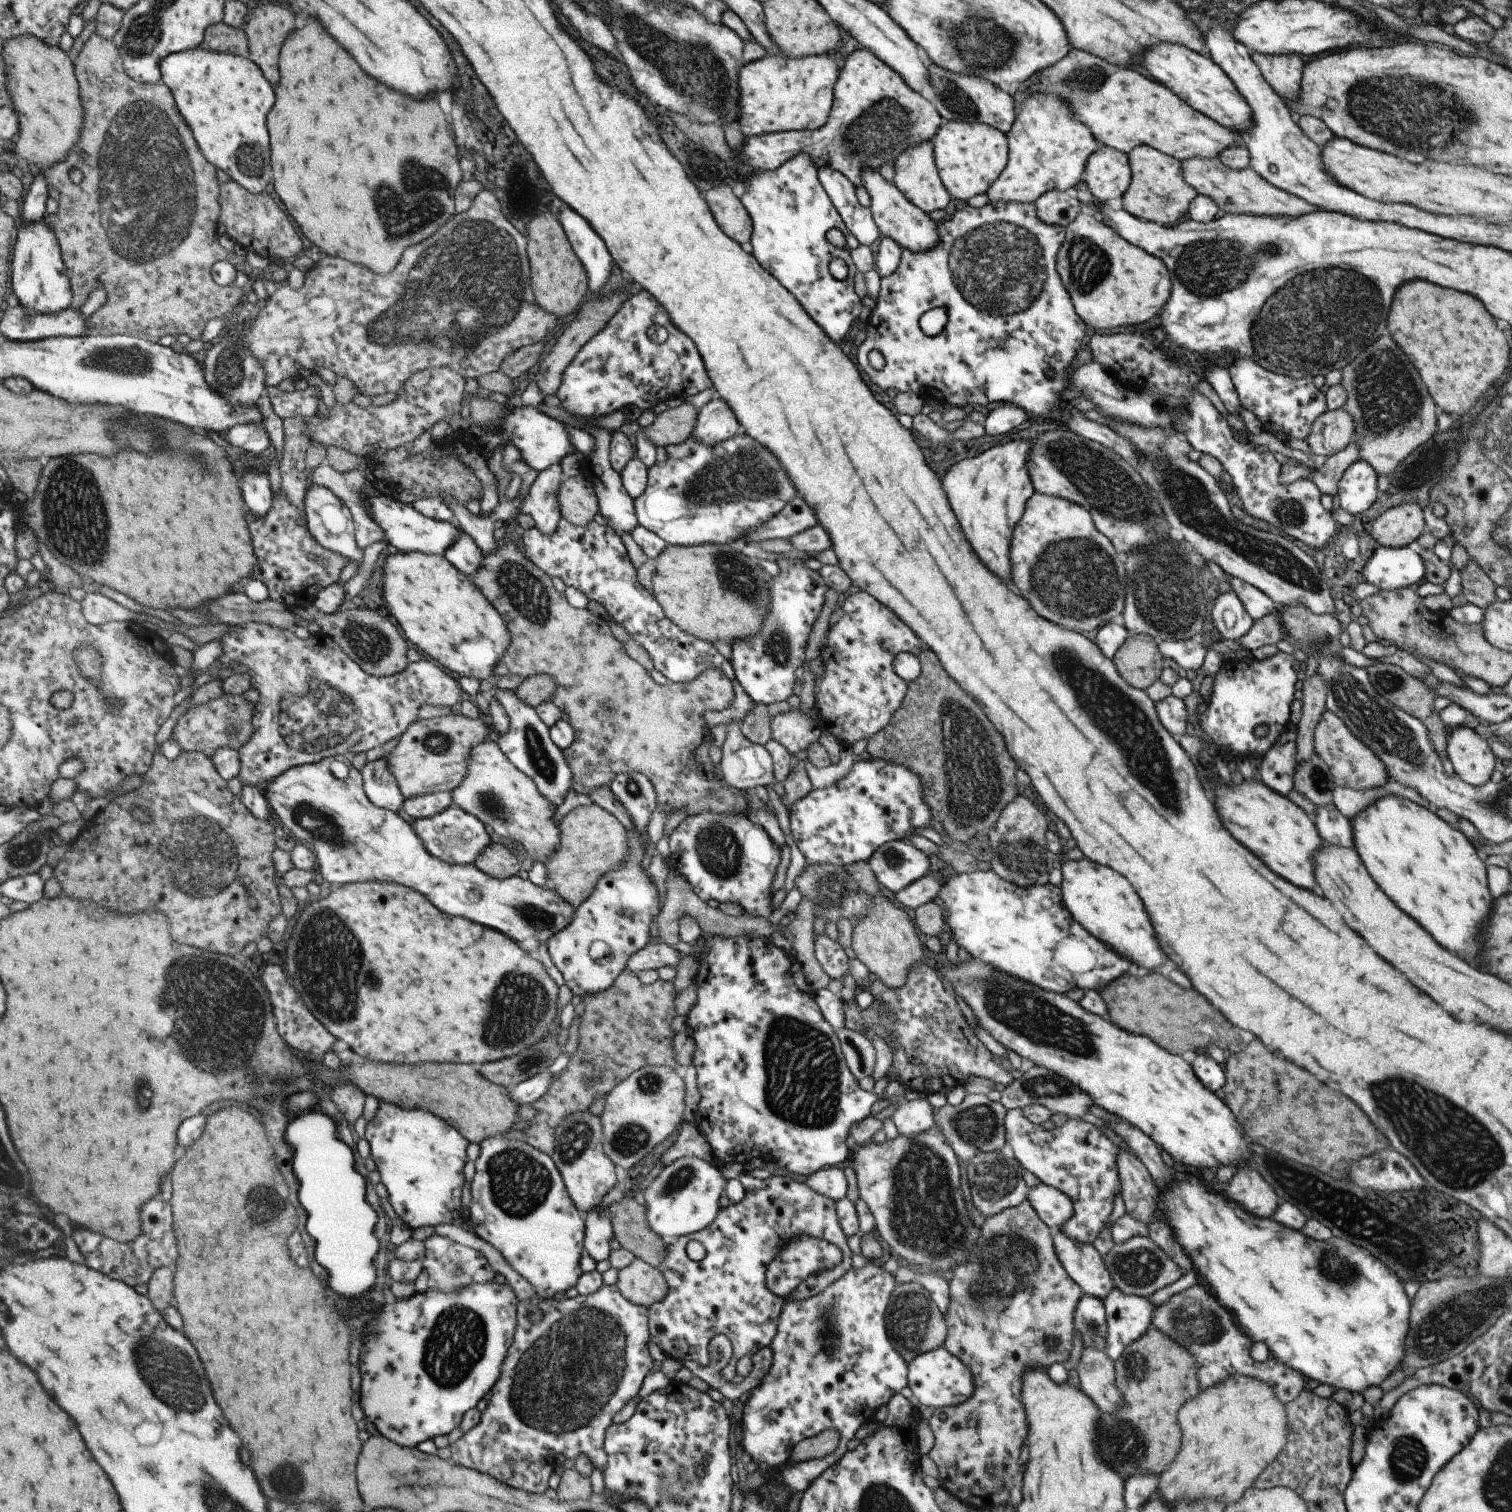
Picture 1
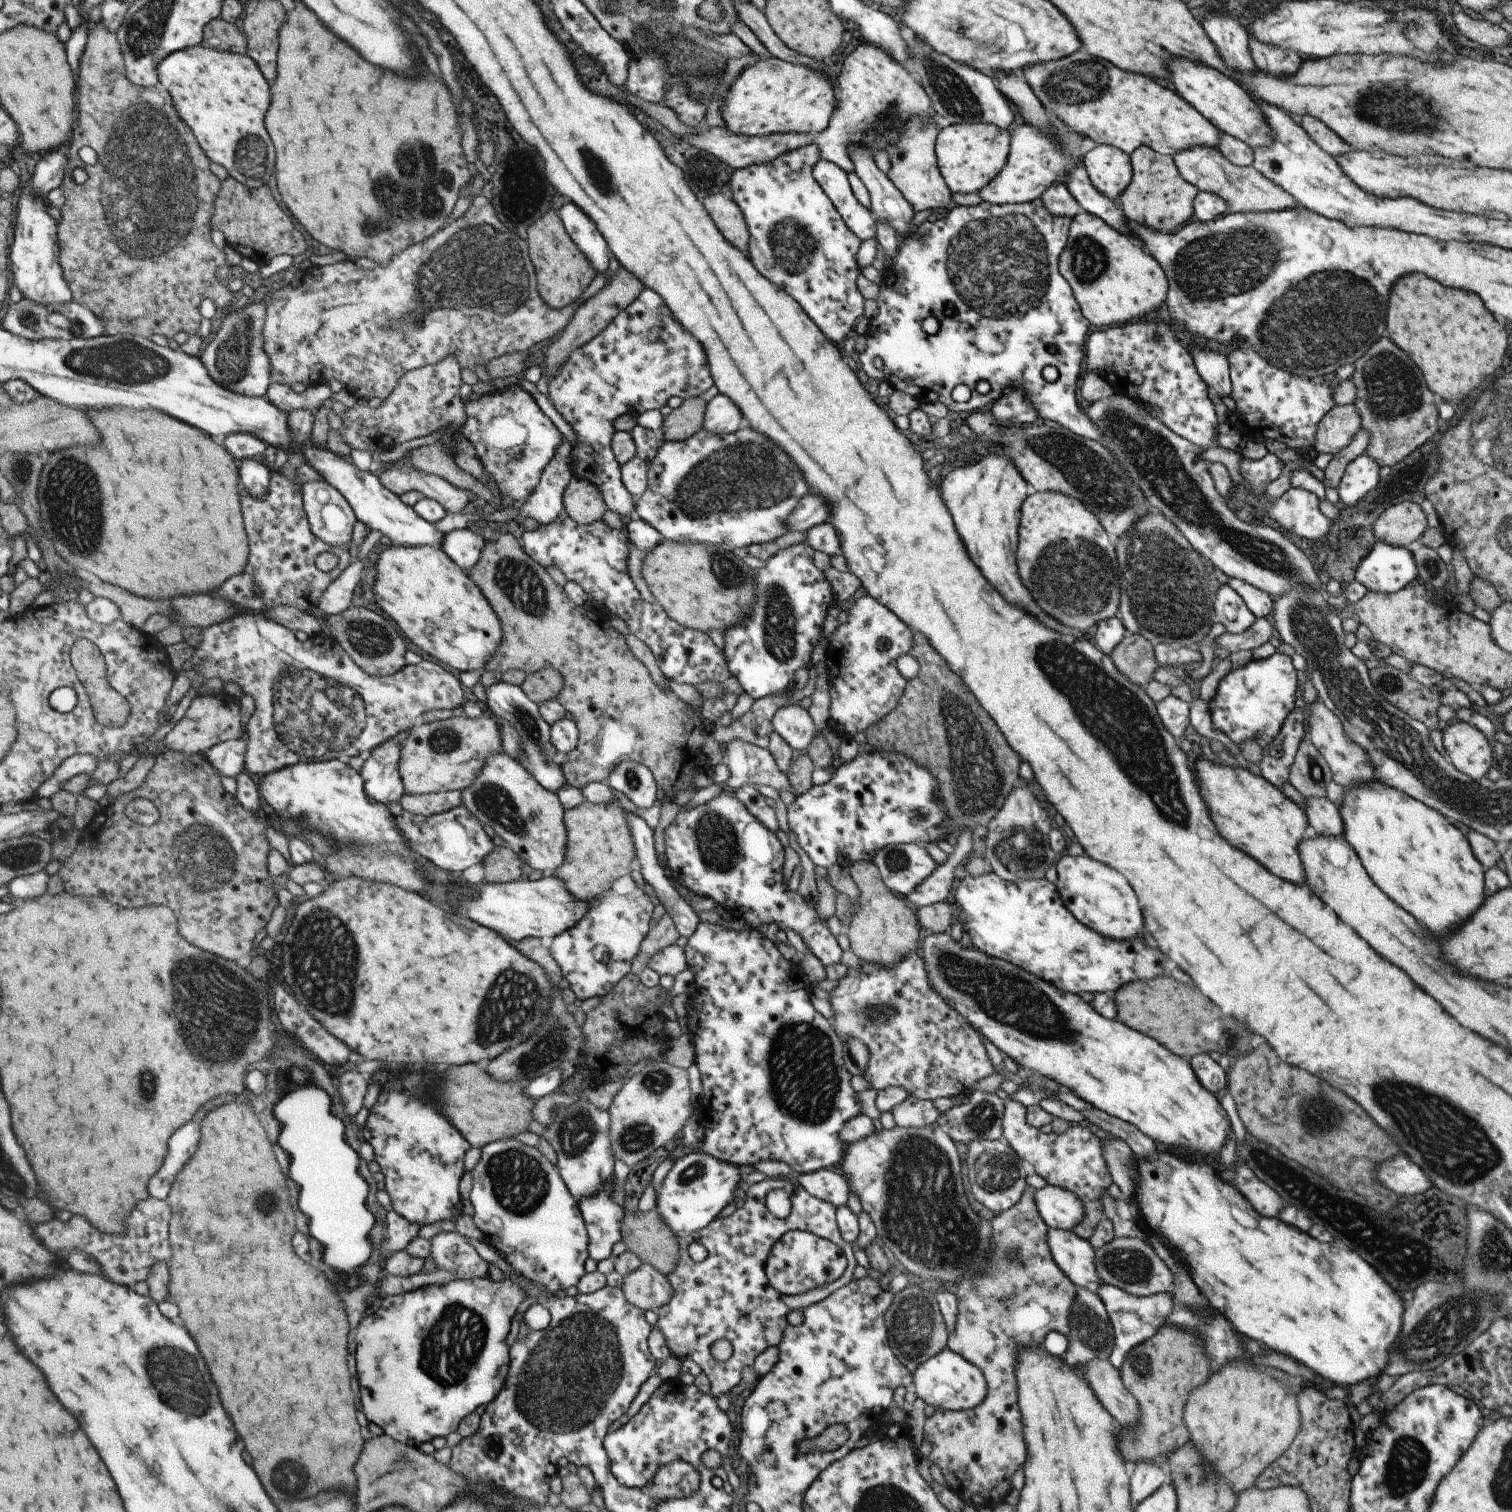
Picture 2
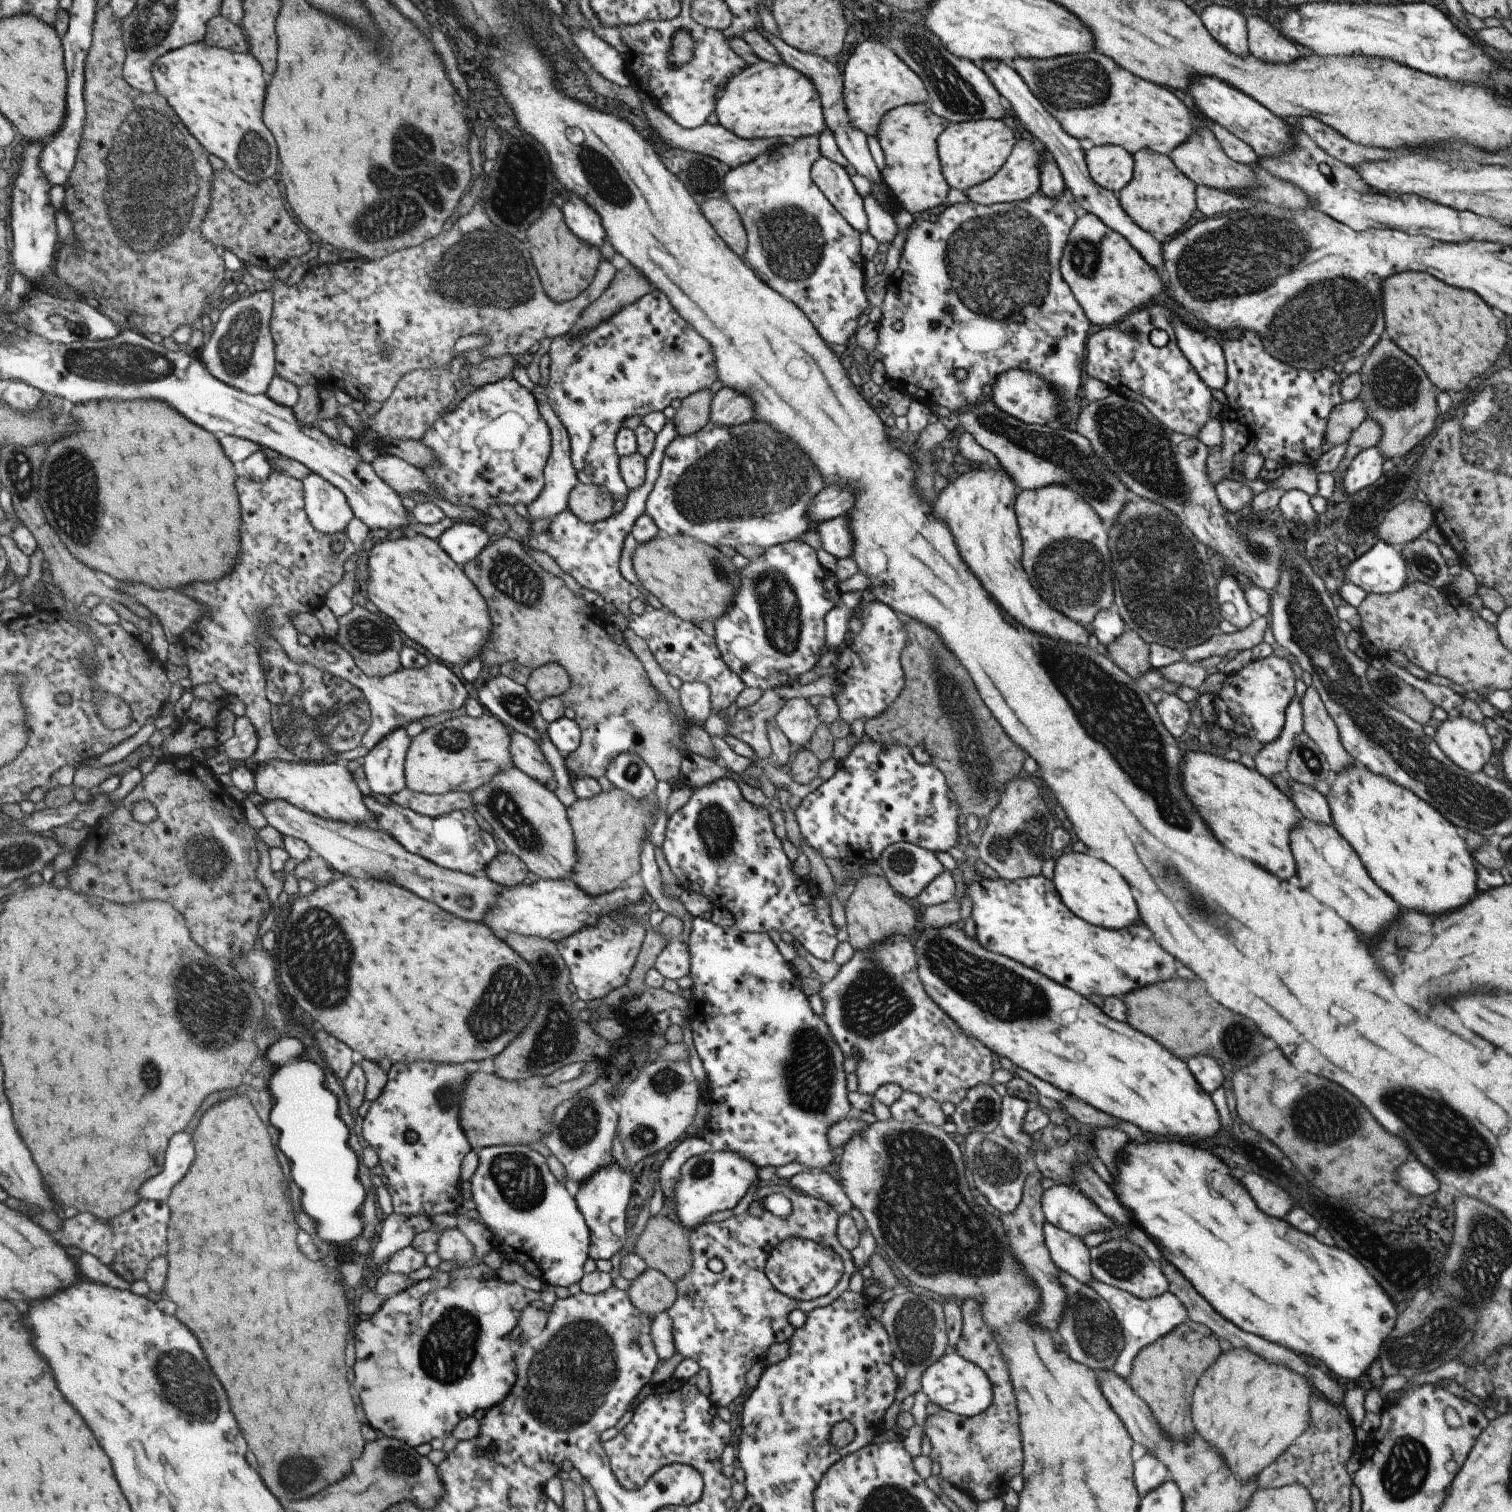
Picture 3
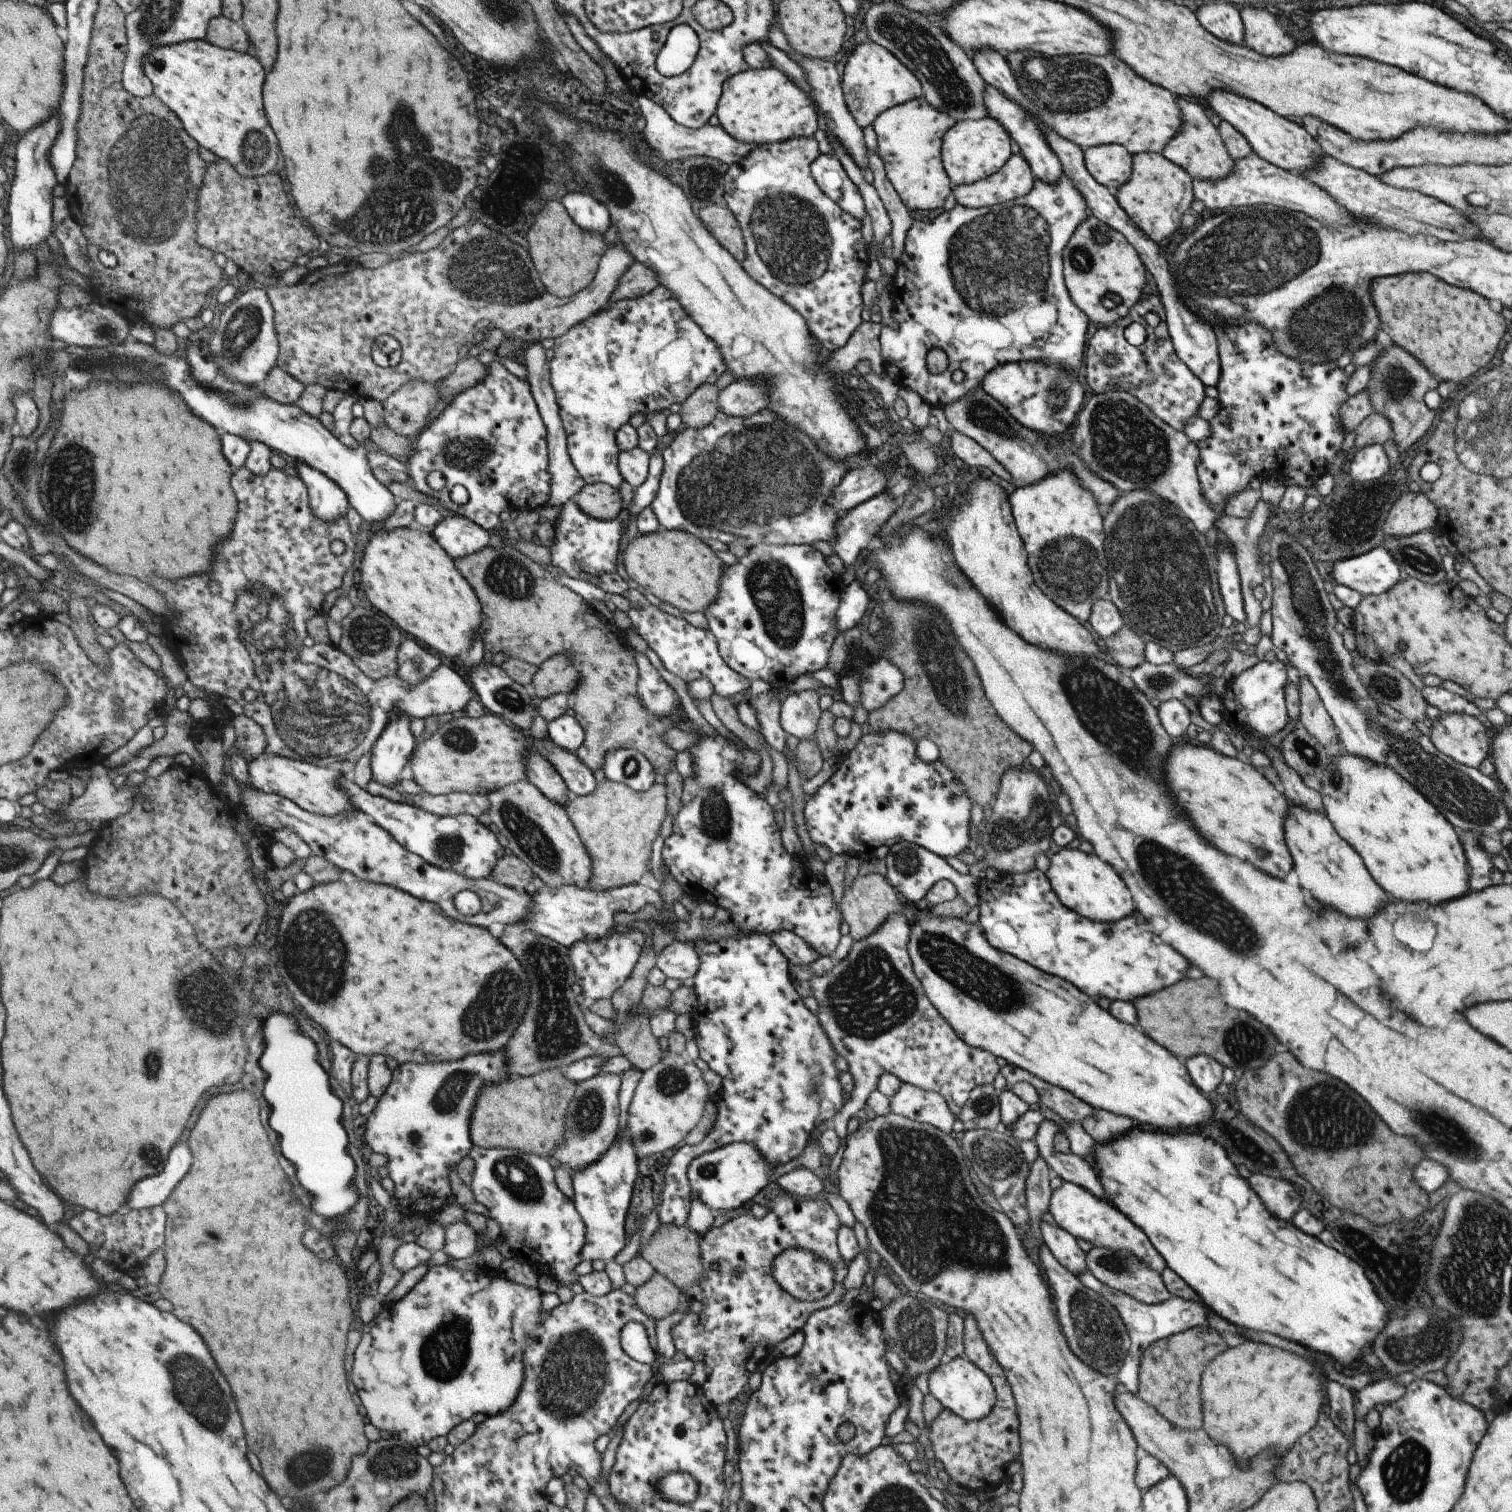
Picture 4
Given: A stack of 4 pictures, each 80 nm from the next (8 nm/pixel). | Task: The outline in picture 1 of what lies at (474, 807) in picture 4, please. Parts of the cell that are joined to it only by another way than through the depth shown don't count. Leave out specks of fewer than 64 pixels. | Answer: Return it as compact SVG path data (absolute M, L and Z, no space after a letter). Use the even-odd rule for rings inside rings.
M453 791L429 793L406 799L403 810L411 818L426 819L454 806Z

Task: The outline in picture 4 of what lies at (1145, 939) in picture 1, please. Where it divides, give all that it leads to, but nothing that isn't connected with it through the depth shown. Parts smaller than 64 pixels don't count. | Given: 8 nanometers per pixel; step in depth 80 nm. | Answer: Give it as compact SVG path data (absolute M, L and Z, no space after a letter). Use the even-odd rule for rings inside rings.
M1060 848L1048 856L1048 861L1049 865L1044 875L1059 902L1069 910L1089 920L1104 923L1124 919L1130 915L1129 912L1134 906L1125 884L1115 874L1115 870L1109 864L1101 862L1097 856L1073 848Z

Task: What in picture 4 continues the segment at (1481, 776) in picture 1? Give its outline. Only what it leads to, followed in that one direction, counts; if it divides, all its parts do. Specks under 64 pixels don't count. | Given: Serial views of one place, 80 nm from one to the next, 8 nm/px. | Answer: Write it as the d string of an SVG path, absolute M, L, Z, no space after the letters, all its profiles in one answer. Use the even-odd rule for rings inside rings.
M1440 712L1438 717L1431 721L1428 737L1441 754L1468 767L1477 769L1481 761L1490 754L1490 735L1486 733L1485 727L1476 717L1468 714Z

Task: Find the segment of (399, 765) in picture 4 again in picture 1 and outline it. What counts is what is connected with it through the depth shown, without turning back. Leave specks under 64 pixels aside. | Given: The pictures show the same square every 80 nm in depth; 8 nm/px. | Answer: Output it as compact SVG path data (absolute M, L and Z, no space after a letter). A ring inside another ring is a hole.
M387 756L367 762L362 768L367 796L380 807L397 812L406 802L398 778L390 769Z

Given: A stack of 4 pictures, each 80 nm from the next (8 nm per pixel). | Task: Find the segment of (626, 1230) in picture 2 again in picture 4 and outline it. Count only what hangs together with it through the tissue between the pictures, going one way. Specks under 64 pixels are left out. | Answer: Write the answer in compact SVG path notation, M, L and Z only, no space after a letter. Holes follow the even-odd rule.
M658 1225L657 1230L639 1256L643 1257L654 1268L655 1273L670 1280L678 1289L686 1289L704 1279L704 1268L697 1239L697 1234L686 1226L667 1225L661 1227Z

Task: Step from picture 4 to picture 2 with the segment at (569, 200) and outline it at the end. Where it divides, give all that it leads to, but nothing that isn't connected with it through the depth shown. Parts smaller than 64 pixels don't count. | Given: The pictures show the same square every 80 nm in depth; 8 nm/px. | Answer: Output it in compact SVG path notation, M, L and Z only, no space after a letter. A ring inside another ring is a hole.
M565 204L561 210L563 224L567 224L567 232L571 232L571 240L578 245L578 249L587 257L597 273L607 270L607 246L603 236L597 232L595 224L575 206Z

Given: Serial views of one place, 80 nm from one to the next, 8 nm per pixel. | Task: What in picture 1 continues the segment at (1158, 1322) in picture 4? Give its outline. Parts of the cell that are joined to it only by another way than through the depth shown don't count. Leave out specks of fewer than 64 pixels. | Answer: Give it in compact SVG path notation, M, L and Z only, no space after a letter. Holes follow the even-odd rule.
M1115 1286L1102 1298L1106 1318L1104 1353L1115 1362L1124 1348L1152 1326L1157 1306L1147 1297L1126 1295Z

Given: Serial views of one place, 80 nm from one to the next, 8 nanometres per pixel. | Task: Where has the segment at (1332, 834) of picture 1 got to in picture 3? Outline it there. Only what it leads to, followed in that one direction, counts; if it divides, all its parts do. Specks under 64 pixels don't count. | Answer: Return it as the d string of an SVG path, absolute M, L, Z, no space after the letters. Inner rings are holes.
M1286 779L1290 794L1288 797L1298 814L1316 823L1331 824L1331 813L1324 795L1309 785Z

